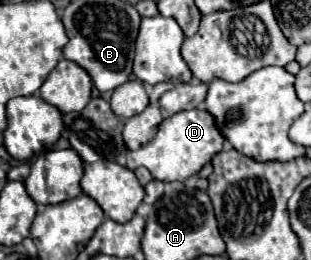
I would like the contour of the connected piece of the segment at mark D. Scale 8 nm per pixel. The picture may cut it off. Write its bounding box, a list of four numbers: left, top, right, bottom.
[127,109,225,183]

